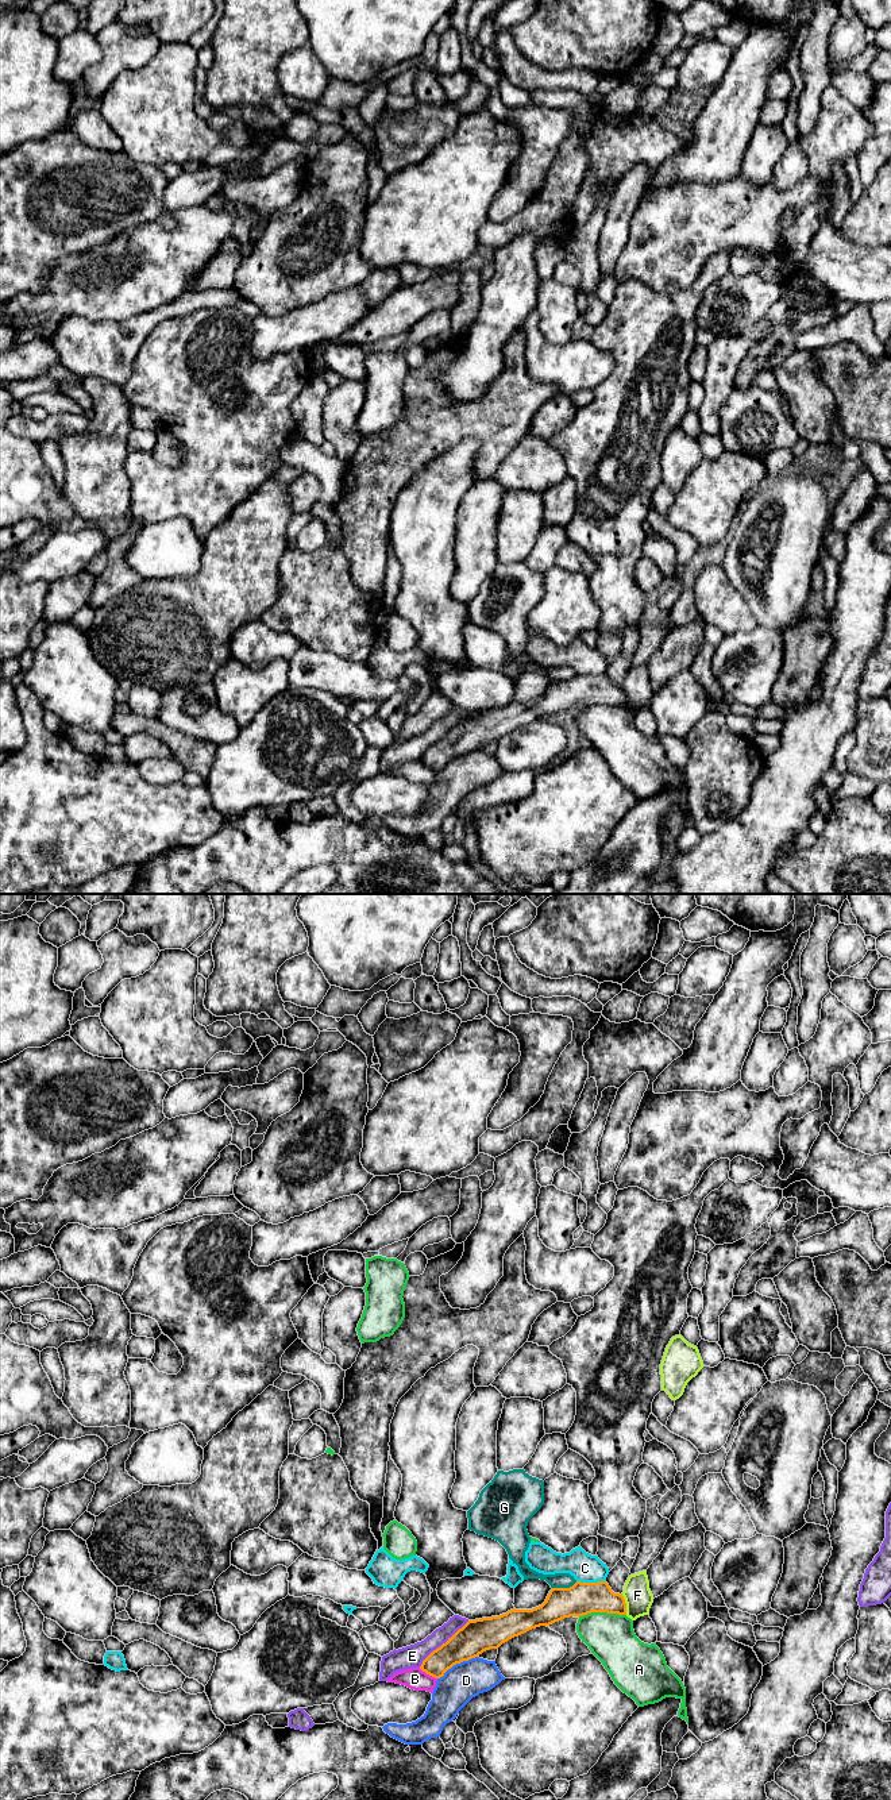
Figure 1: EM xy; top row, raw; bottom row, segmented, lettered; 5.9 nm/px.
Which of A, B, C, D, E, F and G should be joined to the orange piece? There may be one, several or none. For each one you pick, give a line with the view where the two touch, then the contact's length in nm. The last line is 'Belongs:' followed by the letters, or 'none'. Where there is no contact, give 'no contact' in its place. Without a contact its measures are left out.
Belongs: none

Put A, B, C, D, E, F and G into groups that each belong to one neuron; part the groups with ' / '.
A / B / C / D / E / F / G

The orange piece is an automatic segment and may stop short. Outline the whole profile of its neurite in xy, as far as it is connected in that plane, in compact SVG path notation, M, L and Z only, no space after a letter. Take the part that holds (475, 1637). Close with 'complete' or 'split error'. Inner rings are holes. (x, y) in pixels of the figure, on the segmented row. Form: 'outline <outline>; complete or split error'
outline M576 1581L570 1588L552 1588L545 1602L536 1608L513 1608L500 1616L468 1620L446 1643L433 1650L420 1669L440 1678L454 1665L475 1658L486 1650L498 1649L532 1629L548 1627L564 1618L591 1612L626 1615L626 1603L622 1593L614 1593L606 1581Z; complete

